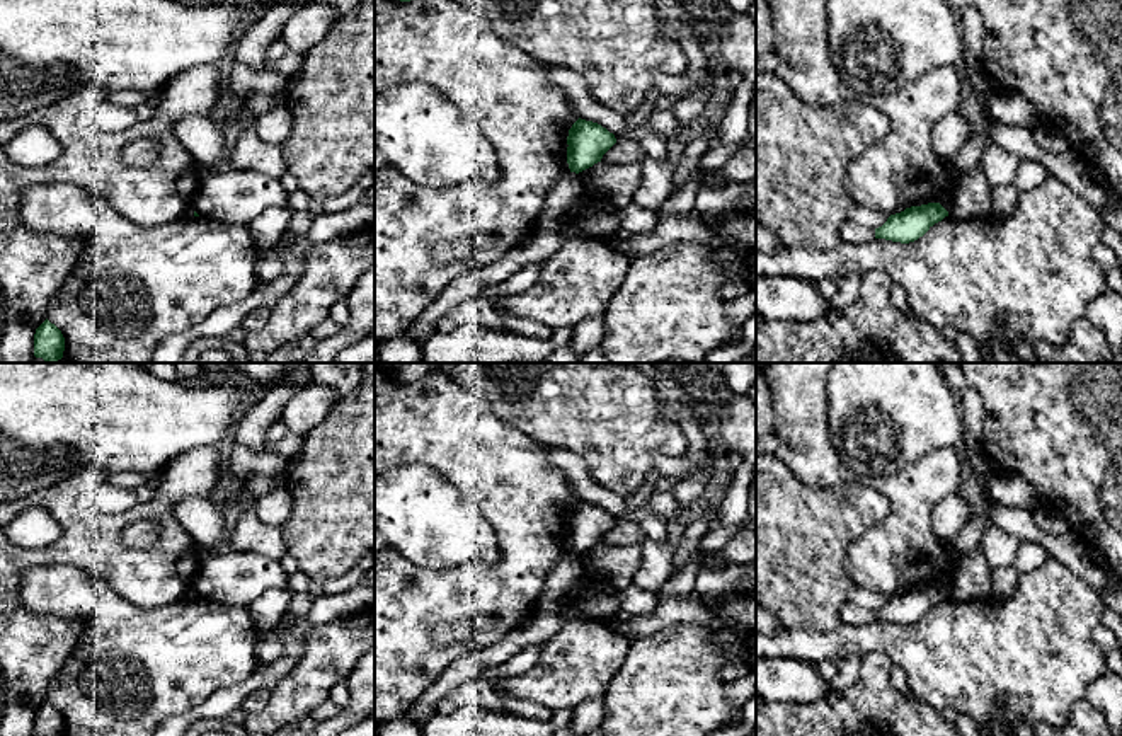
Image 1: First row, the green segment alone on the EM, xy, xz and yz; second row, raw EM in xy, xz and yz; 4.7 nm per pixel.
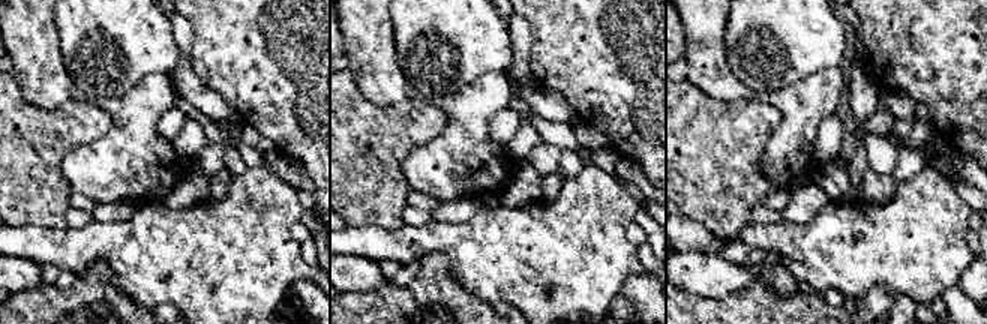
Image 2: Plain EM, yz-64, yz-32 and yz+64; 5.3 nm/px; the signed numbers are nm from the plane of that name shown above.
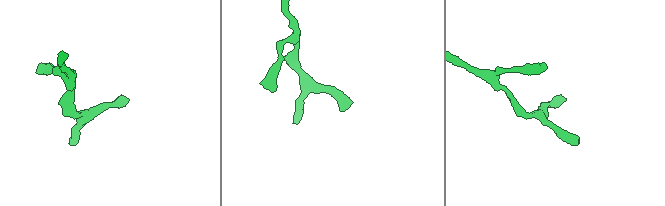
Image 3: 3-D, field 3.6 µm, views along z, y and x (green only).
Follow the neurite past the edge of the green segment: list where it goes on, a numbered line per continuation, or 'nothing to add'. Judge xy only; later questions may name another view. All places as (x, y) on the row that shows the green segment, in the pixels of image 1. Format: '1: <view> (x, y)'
nothing to add

